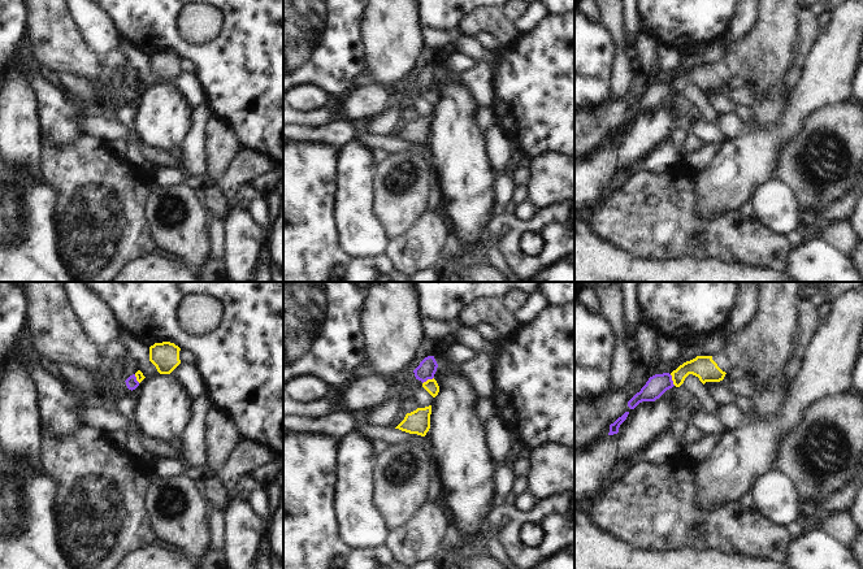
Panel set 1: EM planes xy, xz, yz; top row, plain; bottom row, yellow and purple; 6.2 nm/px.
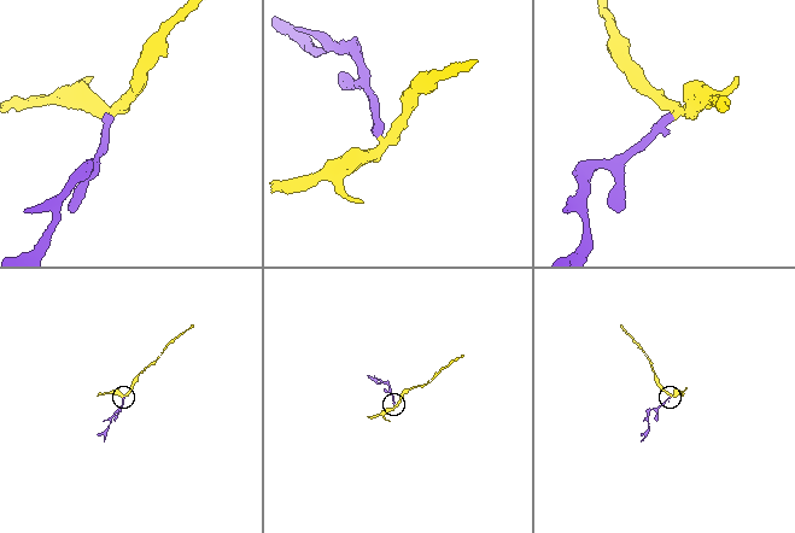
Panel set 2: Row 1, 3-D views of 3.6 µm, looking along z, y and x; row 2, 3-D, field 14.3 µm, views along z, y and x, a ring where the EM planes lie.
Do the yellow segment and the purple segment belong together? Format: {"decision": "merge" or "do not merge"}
{"decision": "do not merge"}

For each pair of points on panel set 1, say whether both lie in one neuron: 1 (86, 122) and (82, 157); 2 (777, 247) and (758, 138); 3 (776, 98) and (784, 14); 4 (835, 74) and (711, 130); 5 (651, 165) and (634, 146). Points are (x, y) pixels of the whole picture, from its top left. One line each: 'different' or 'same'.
1: different
2: different
3: same
4: different
5: different

